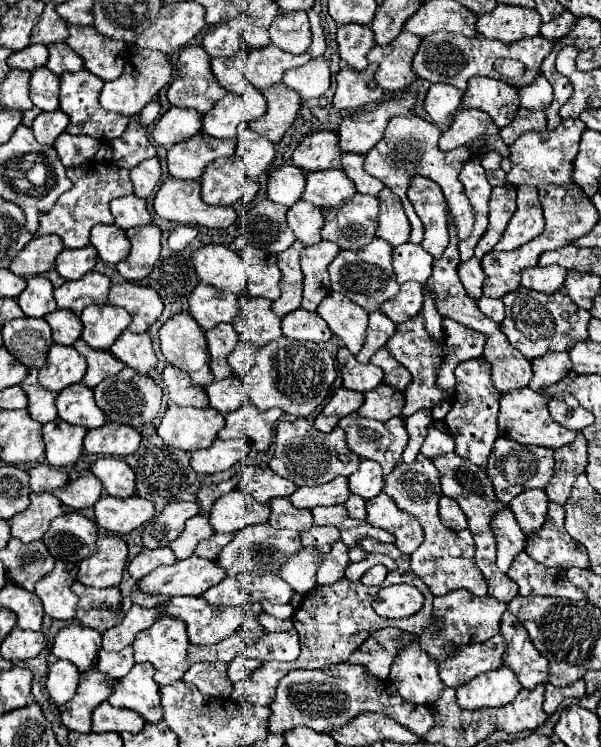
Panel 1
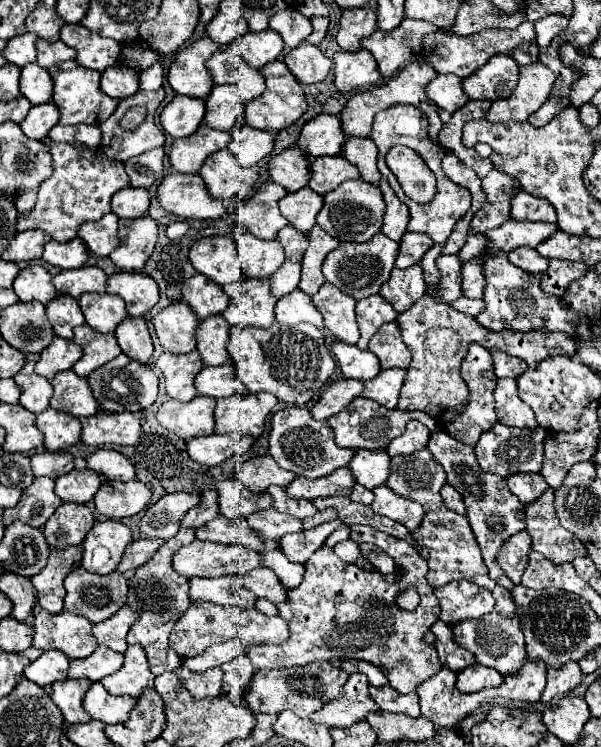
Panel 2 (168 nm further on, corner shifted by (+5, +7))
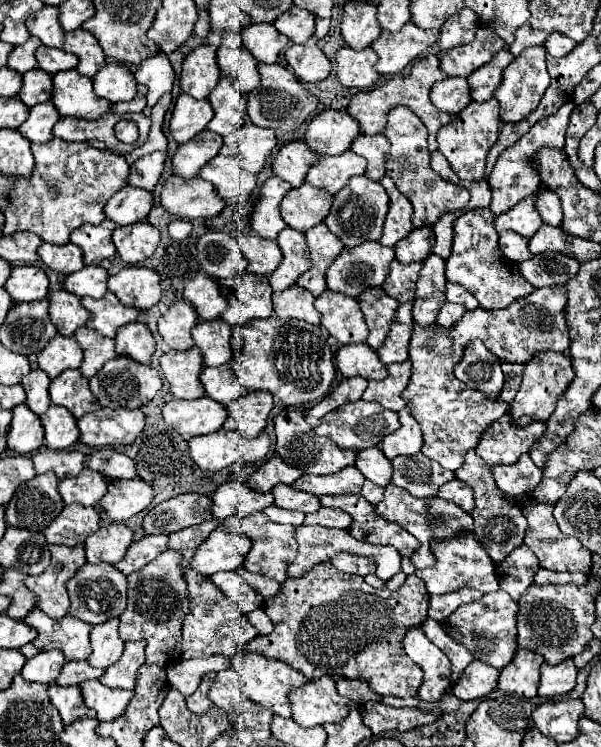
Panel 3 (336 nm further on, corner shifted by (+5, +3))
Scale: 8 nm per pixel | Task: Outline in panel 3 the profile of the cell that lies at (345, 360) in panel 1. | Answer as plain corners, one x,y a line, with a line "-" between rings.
366,343
342,345
336,353
336,365
344,377
364,377
364,379
384,379
388,377
388,367
382,365
378,353

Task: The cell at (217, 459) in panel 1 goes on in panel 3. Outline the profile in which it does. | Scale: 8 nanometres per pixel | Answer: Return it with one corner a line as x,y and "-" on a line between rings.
218,429
216,433
198,435
188,441
190,457
202,471
220,471
232,463
262,463
270,451
270,435
260,433
256,439
244,439
236,431

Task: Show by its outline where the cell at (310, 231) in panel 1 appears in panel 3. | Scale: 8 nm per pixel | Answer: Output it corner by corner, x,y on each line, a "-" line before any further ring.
304,183
296,189
290,189
282,199
282,219
288,223
288,227
304,233
326,219
332,207
332,199
334,197
324,189

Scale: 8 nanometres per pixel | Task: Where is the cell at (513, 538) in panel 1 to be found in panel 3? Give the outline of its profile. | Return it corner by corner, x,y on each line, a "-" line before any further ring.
520,545
498,567
500,587
514,601
518,601
522,597
522,593
526,593
526,589
534,583
534,573
538,567
540,565
538,565
538,559
534,557
534,553
526,545

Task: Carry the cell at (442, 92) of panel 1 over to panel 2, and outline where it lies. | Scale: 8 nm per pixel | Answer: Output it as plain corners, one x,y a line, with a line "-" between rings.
438,75
434,81
428,83
426,95
430,101
434,101
440,109
448,113
454,113
468,101
462,89
462,79
458,79
456,75

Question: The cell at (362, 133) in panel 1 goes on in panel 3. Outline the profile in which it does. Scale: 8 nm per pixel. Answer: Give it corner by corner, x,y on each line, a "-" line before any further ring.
426,55
422,57
420,61
416,61
412,67
410,67
410,73
406,77
394,77
394,79
388,79
386,83
370,89
370,91
360,91
352,97
350,105
348,105
348,113
360,123
360,133
362,135
376,135
384,129
386,125
386,115
392,107
398,107
398,105
406,105
410,107
420,119
422,123
426,125
428,133
432,135
432,141
428,141
428,149
430,151
436,151
438,149
438,143
436,143
436,133
442,125
450,123
450,115
448,113
442,113
438,111
432,101
430,101
430,89
436,81
442,81
446,79
448,75
442,73
440,65
438,65
438,57
436,55

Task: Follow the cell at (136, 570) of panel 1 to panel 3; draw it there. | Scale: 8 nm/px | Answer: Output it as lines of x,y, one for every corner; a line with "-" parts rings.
146,535
128,547
124,559
118,561
116,569
120,569
124,575
130,575
142,569
152,559
156,559
166,549
168,549
168,535

